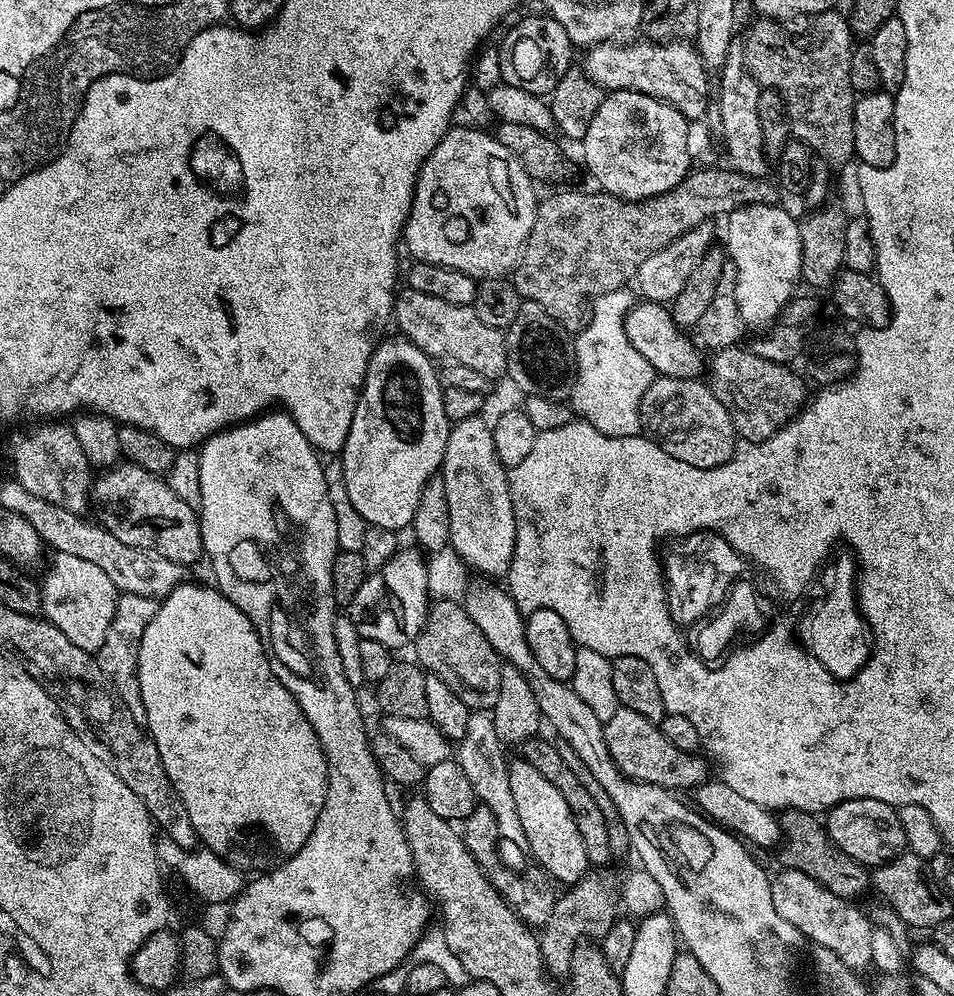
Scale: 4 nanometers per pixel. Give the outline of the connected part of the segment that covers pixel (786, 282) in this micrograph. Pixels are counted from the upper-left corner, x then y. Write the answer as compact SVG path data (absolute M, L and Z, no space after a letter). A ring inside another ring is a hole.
M746 204L744 206L748 212L742 212L736 208L733 212L727 213L726 256L731 267L732 264L736 267L734 295L745 325L749 329L760 327L763 329L771 325L797 295L796 283L799 285L802 280L800 220L792 217L780 204ZM748 216L764 216L764 220L760 220L760 232L772 232L772 236L752 236L752 228L748 228L752 220L748 220Z

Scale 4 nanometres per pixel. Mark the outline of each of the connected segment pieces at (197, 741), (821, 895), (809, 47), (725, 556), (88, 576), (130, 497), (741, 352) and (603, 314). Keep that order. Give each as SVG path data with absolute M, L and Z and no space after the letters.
M191 582L180 584L170 595L159 601L154 618L150 618L150 626L146 626L146 634L142 634L142 646L138 650L138 686L142 686L142 706L146 706L146 731L152 737L154 746L158 746L158 754L162 754L166 778L170 778L174 790L178 790L178 798L182 798L182 806L186 806L186 814L190 814L190 822L201 845L220 856L230 866L239 870L249 868L252 874L271 870L302 850L324 805L328 763L318 742L318 734L314 734L314 726L306 722L306 714L302 714L290 690L286 690L286 686L278 682L274 670L270 670L270 662L264 653L260 635L256 633L250 618L246 618L246 614L242 614L242 610L238 610L238 606L231 604L215 587L203 588L202 585Z
M785 867L777 876L771 877L771 882L774 910L799 930L805 941L813 940L811 943L815 947L832 950L851 968L864 970L871 965L870 934L874 925L865 913L863 916L855 908L857 905L853 901L826 890L826 886L814 882L814 878L802 874L797 868Z
M833 10L831 12L821 12L819 16L815 17L814 24L816 24L816 32L804 32L800 37L791 36L787 32L785 25L779 20L769 20L767 18L757 19L757 24L753 26L748 32L748 37L744 40L744 48L742 47L742 55L744 64L750 70L750 74L760 84L761 89L764 90L778 90L780 97L788 106L788 127L791 135L795 139L801 140L802 143L808 145L813 153L819 159L828 161L829 165L837 166L836 164L844 164L848 159L852 160L855 157L855 136L854 136L854 110L858 99L857 93L854 91L852 83L850 82L850 58L852 57L852 49L854 47L854 37L852 34L852 25L849 17L840 13L840 10Z
M691 528L690 536L679 537L673 544L676 545L662 556L662 580L666 585L668 609L678 626L698 623L715 604L722 603L728 587L743 574L746 564L749 569L760 570L760 560L750 558L745 561L744 557L738 554L736 544L730 544L728 536L724 536L720 528Z
M56 552L53 557L52 565L40 584L43 619L58 626L58 630L78 646L78 650L94 654L102 642L106 642L106 630L110 630L110 622L114 618L118 589L106 573L94 566L94 562L61 552Z
M117 462L111 468L101 471L94 480L94 504L100 507L99 523L114 538L126 542L126 546L138 546L150 550L154 554L162 554L162 558L170 558L170 562L178 562L191 566L196 559L204 556L204 543L200 533L200 517L197 509L191 504L182 502L178 494L168 485L167 479L142 470L142 466L127 462Z
M747 347L721 348L710 360L706 383L712 393L730 410L734 430L741 441L757 444L770 438L783 428L809 399L810 391L804 385L805 377L795 372L795 367L770 362Z
M627 287L602 294L592 306L588 325L575 337L576 381L570 407L579 419L607 436L639 436L642 432L640 407L654 373L650 362L634 350L626 338L624 319L632 309L634 297Z

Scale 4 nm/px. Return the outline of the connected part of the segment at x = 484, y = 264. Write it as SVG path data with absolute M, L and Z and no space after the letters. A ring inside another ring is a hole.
M453 126L449 128L447 134L442 138L442 142L438 142L438 146L434 146L434 150L426 158L426 162L418 174L418 182L412 199L412 209L407 222L404 224L402 244L405 249L408 247L408 252L412 255L411 259L413 261L421 260L422 262L430 262L454 270L462 270L462 274L470 274L477 278L504 278L519 264L520 254L524 251L524 244L527 242L530 230L534 226L536 205L538 203L538 195L536 196L537 185L526 174L522 162L518 162L518 158L514 158L514 154L510 154L510 150L506 150L506 146L502 146L502 142L498 142L495 135L475 126L467 127Z

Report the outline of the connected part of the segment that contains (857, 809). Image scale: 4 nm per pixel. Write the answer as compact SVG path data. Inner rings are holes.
M854 798L835 804L826 813L826 827L829 838L839 848L872 870L898 858L908 847L899 811L891 804L878 802L878 798Z

